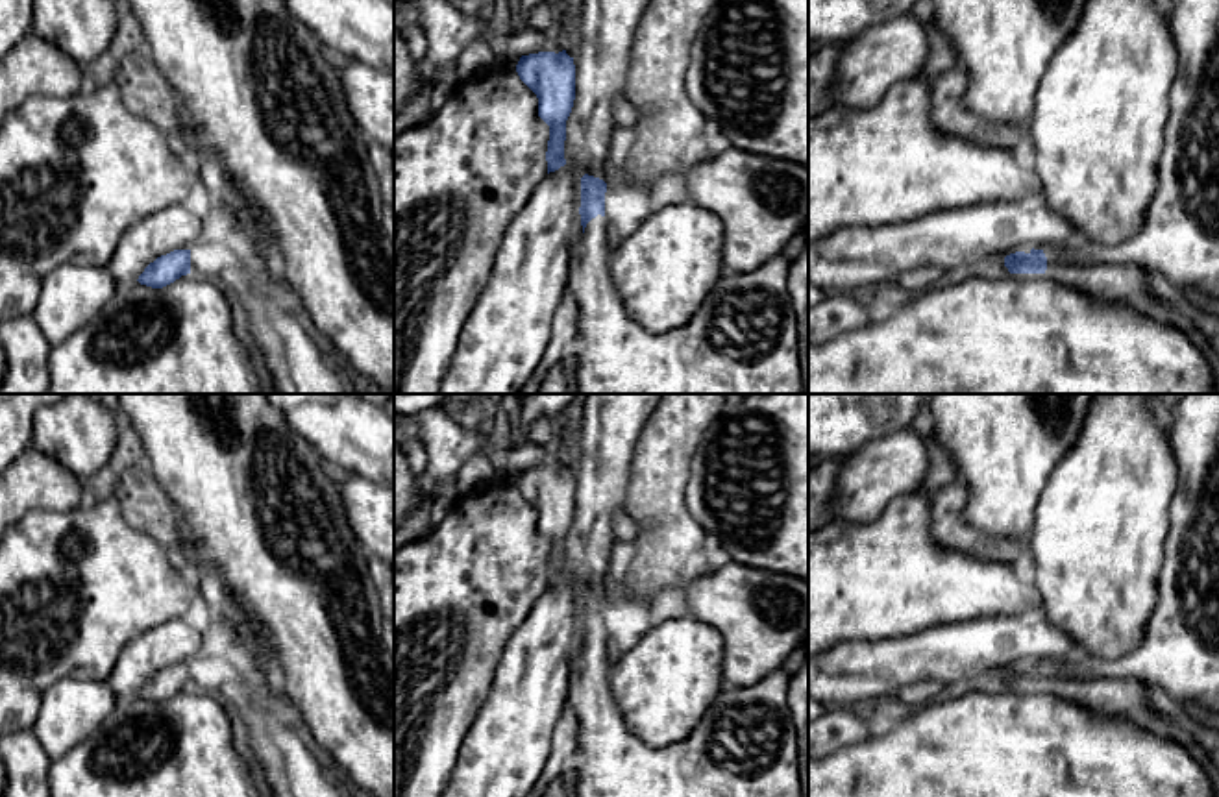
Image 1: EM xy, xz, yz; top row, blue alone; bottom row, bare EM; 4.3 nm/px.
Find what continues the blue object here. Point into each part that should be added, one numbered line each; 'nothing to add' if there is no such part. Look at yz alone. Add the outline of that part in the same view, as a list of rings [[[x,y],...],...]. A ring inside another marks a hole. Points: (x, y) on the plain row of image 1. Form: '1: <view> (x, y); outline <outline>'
1: yz (1179, 653); outline [[[1184,394],[1167,429],[1176,460],[1176,494],[1169,509],[1165,560],[1158,575],[1158,599],[1143,642],[1130,653],[1102,660],[1073,653],[1043,662],[1047,682],[1064,679],[1138,681],[1167,692],[1182,705],[1197,703],[1219,714],[1219,394]]]

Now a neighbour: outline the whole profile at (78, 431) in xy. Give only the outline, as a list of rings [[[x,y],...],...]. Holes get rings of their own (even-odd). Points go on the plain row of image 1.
[[[67,394],[33,414],[31,446],[80,479],[98,473],[109,462],[117,440],[113,412],[91,394]]]

